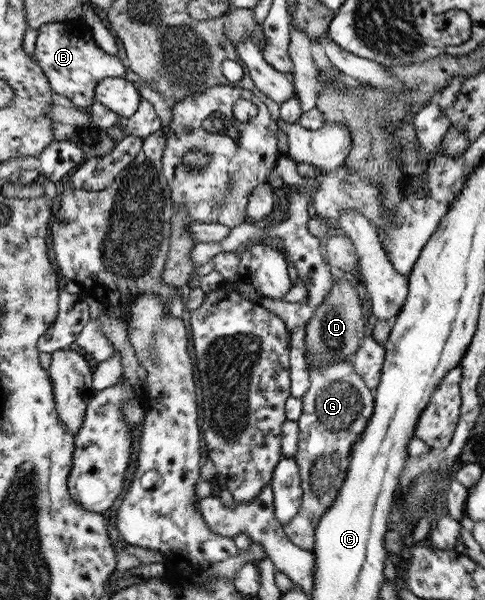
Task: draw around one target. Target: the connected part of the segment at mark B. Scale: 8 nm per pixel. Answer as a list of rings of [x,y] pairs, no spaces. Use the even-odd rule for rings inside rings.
[[[82,20],[55,21],[38,28],[35,58],[46,72],[50,85],[61,96],[67,96],[79,107],[95,102],[97,83],[104,78],[127,76],[127,69],[115,56],[106,54],[95,43],[91,30]]]

